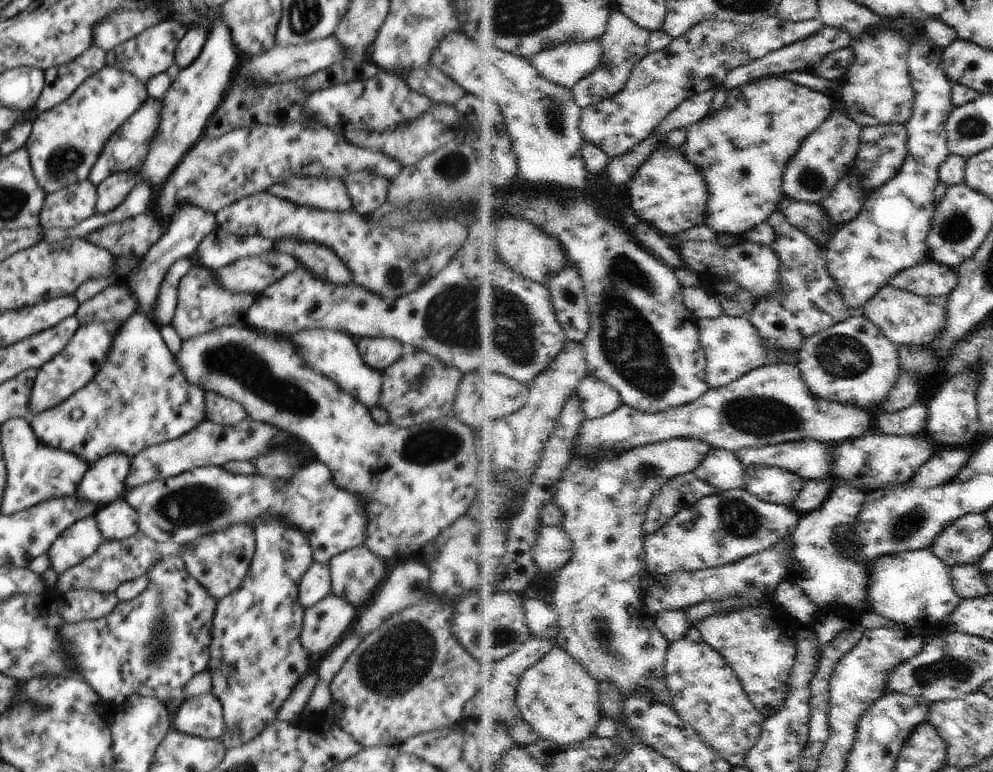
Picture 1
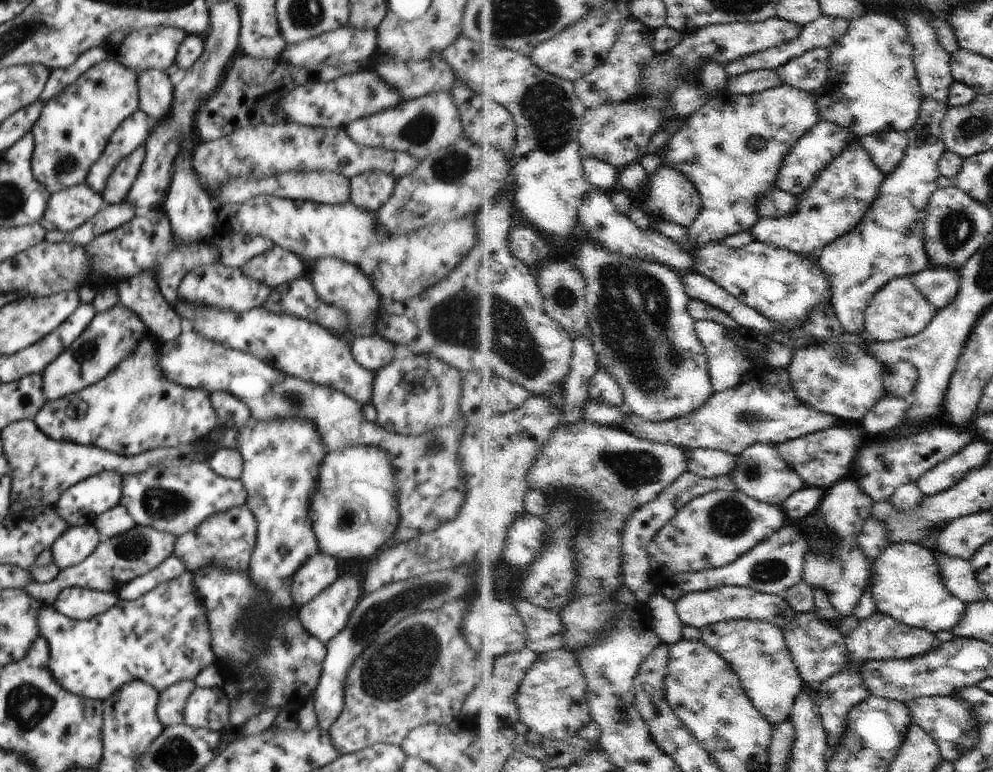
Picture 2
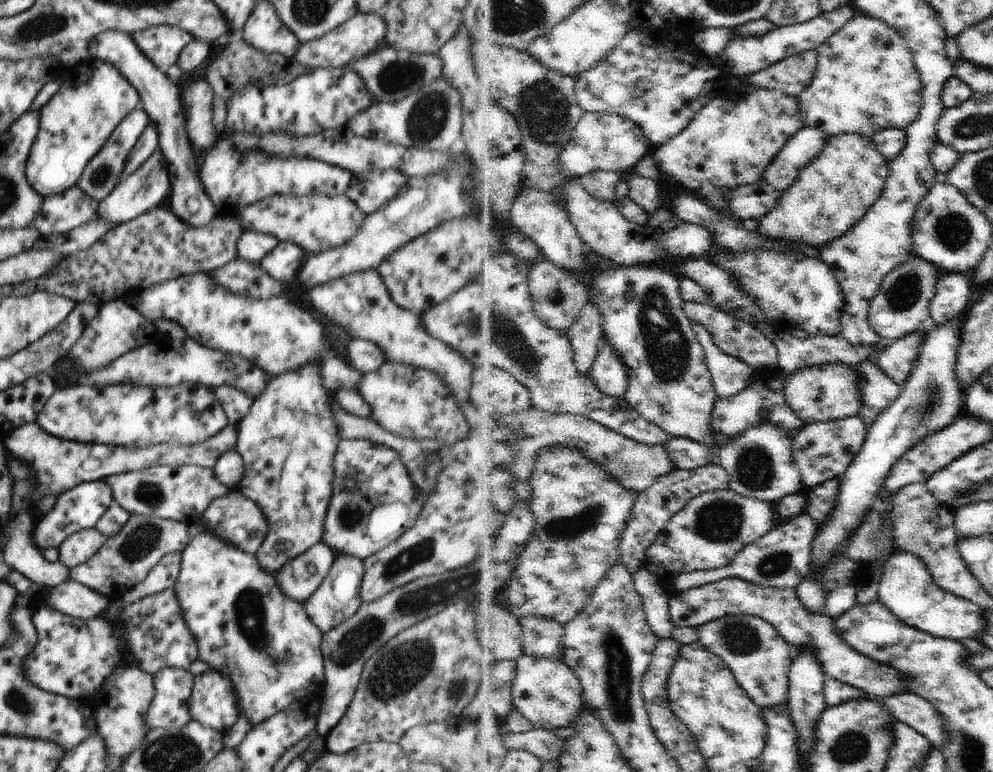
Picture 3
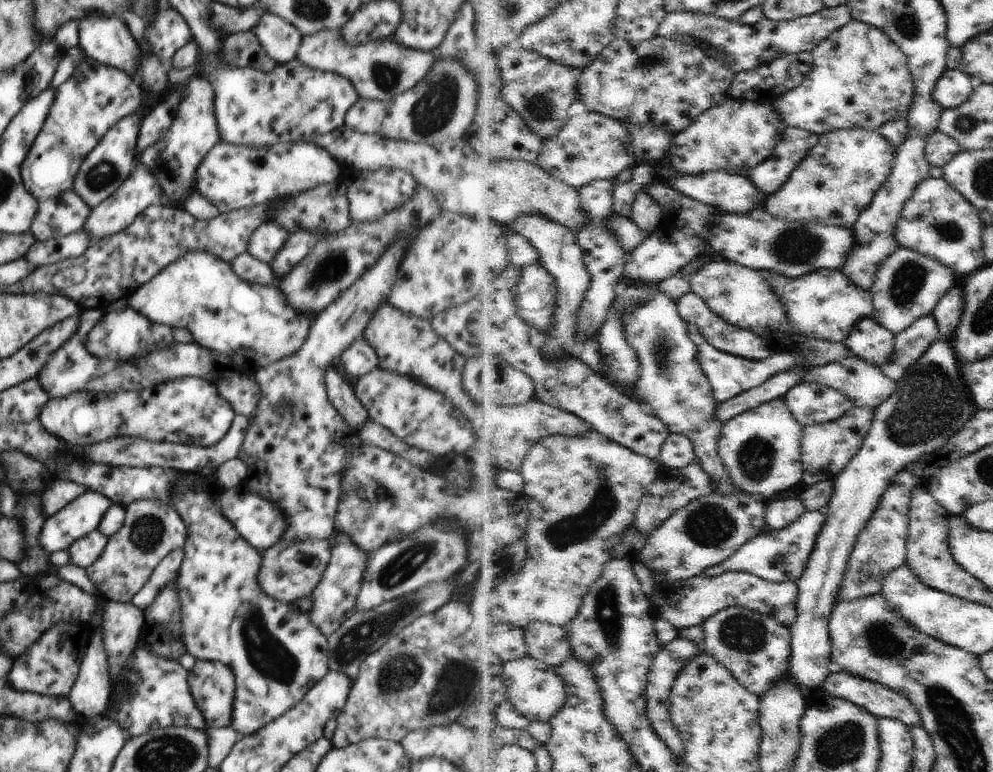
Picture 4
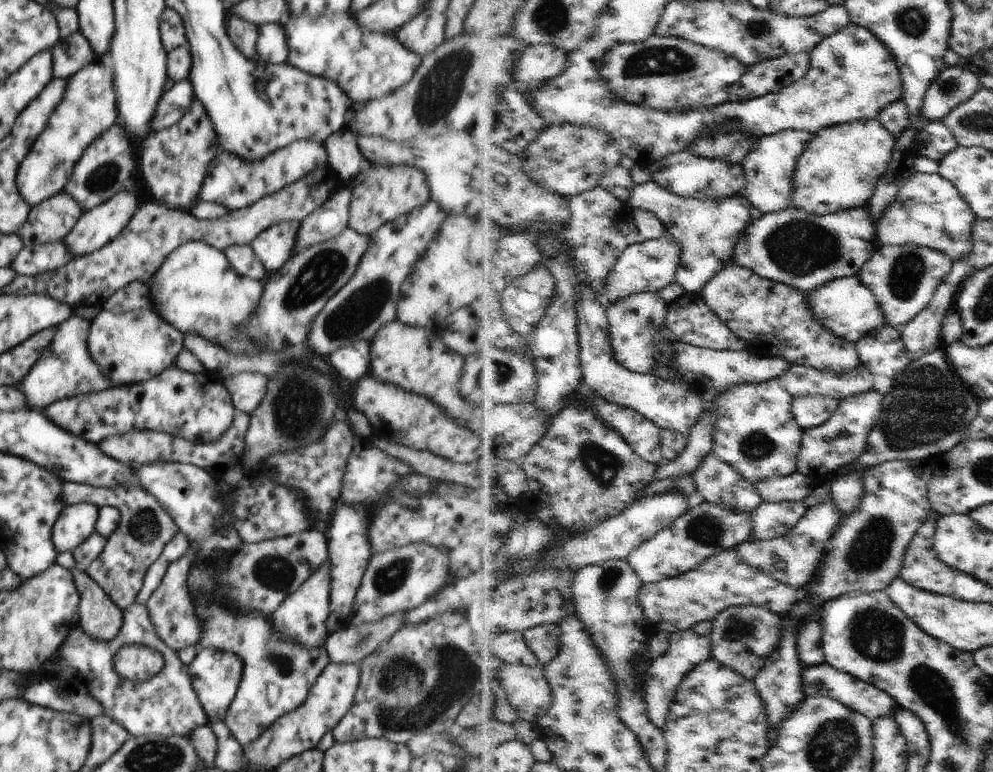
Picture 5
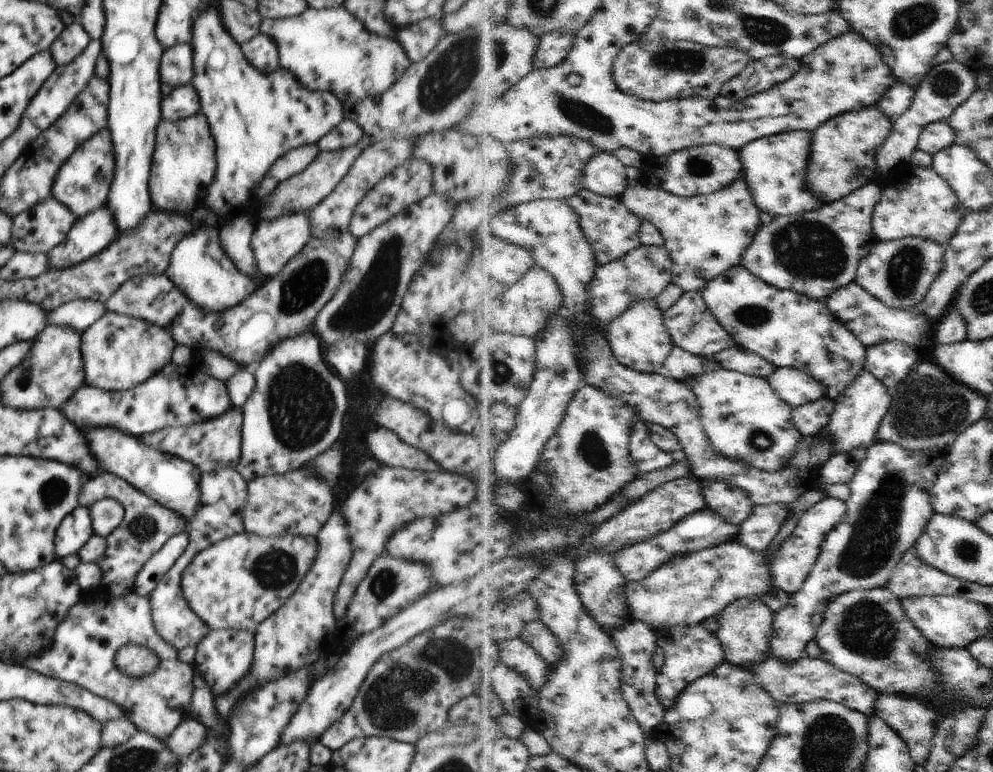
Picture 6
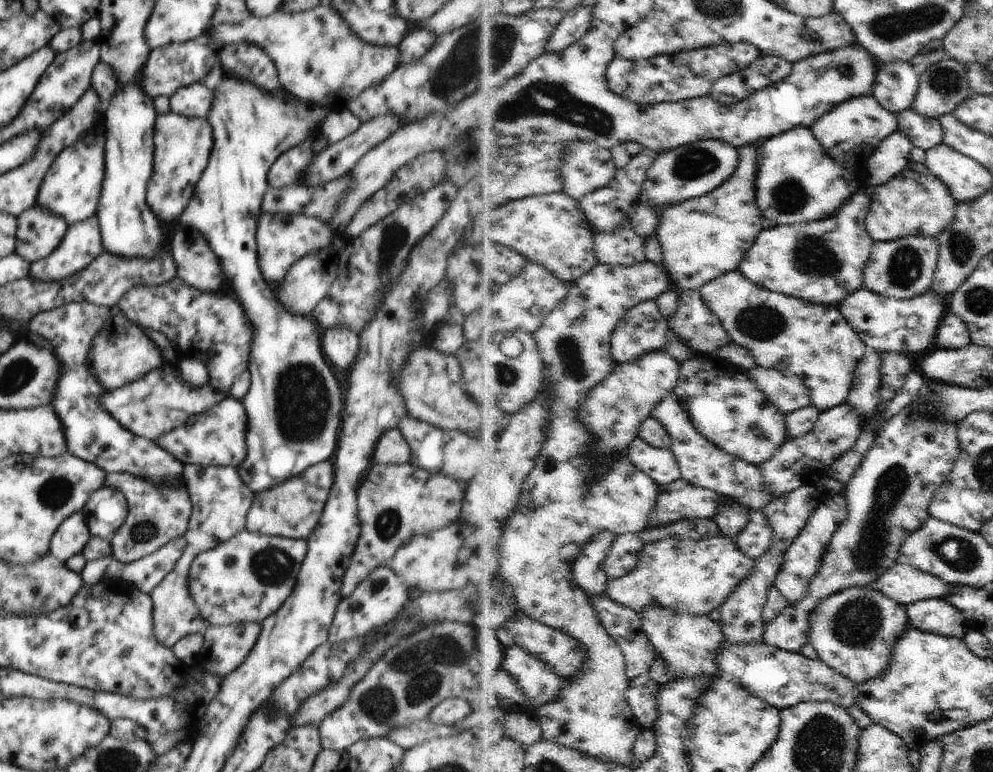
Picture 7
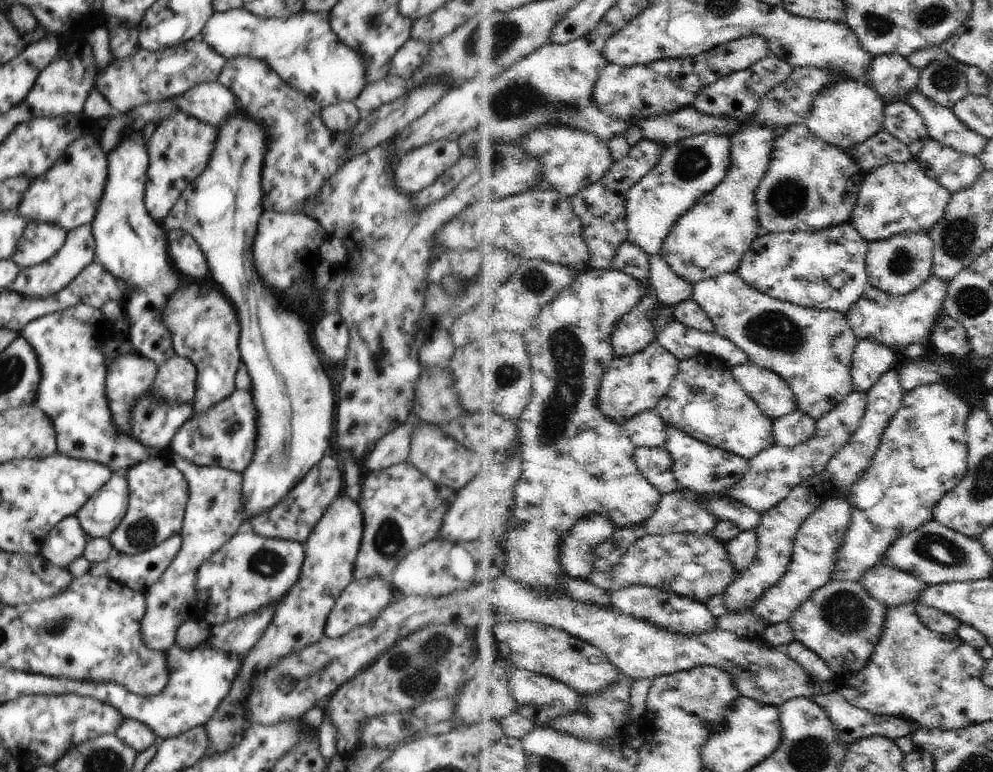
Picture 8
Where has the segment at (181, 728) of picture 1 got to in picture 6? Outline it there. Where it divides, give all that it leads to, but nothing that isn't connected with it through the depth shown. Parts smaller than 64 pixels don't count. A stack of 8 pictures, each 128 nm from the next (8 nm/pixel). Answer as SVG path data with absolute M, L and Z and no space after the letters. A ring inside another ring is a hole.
M210 630L197 644L193 670L212 691L213 698L222 697L249 673L254 654L254 634L242 630Z

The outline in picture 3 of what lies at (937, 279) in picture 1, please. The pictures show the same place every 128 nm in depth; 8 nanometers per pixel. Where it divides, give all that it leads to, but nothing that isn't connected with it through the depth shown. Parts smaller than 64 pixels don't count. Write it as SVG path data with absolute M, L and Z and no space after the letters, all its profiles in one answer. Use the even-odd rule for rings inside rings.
M943 272L935 286L935 298L930 304L931 318L939 325L965 316L974 298L972 284L964 273Z

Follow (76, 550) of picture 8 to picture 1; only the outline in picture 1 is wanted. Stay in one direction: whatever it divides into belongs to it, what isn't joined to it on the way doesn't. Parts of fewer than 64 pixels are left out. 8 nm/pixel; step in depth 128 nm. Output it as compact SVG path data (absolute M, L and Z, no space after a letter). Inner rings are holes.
M112 453L91 464L84 473L76 494L85 501L98 503L101 508L114 502L116 499L124 499L121 494L125 489L125 480L131 470L130 458L126 454Z

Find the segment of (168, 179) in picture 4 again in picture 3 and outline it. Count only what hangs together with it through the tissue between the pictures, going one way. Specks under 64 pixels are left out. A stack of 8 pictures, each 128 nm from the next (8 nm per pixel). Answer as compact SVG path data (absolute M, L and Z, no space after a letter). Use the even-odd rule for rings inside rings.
M196 80L190 84L184 96L188 108L188 136L196 150L208 150L214 144L214 126L210 118L212 88L205 80Z

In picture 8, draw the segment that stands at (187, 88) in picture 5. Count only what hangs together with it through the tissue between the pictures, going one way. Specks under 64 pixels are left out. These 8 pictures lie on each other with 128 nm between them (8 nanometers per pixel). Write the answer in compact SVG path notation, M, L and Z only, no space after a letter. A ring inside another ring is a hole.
M217 80L193 86L173 101L180 111L216 128L236 112L234 94Z

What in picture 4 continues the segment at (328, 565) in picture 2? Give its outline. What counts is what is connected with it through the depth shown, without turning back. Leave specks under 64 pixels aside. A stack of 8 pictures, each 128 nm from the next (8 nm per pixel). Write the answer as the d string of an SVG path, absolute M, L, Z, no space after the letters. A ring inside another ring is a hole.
M308 538L306 542L304 542L304 540L302 540L302 542L298 540L296 544L290 544L290 546L280 544L280 542L282 542L282 540L280 540L276 546L270 546L268 550L262 552L260 572L258 572L258 574L260 574L260 586L262 586L262 592L264 592L268 598L274 598L274 600L278 600L278 602L292 603L296 602L296 600L300 600L300 598L306 598L320 583L324 570L326 570L326 566L328 566L328 562L331 558L332 543L329 540L315 540L312 538Z

